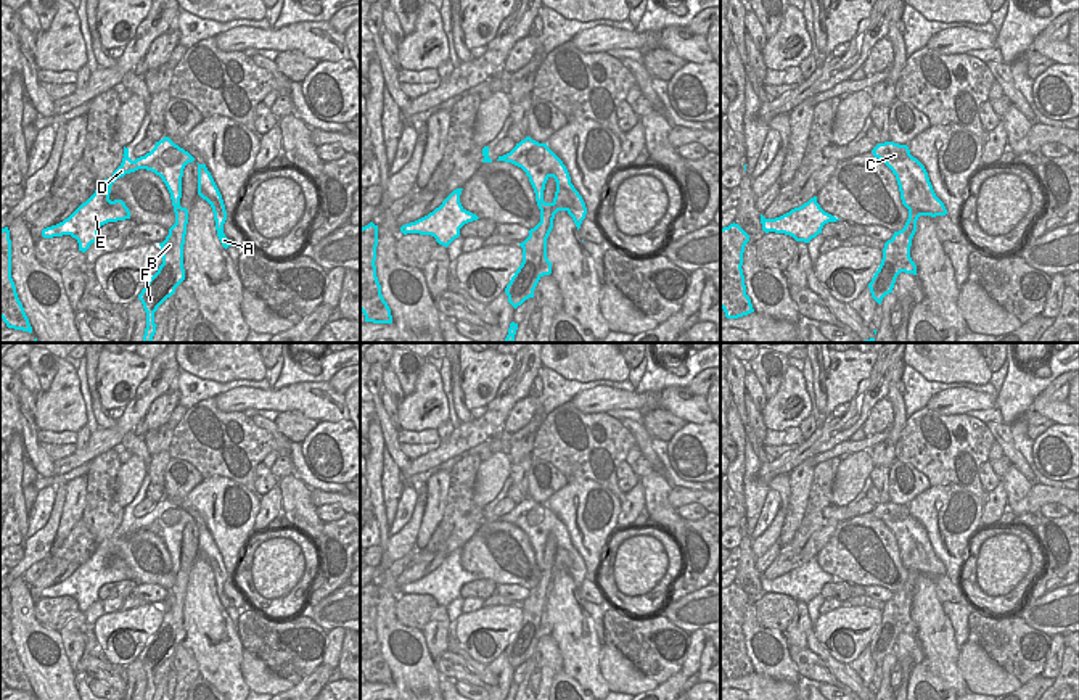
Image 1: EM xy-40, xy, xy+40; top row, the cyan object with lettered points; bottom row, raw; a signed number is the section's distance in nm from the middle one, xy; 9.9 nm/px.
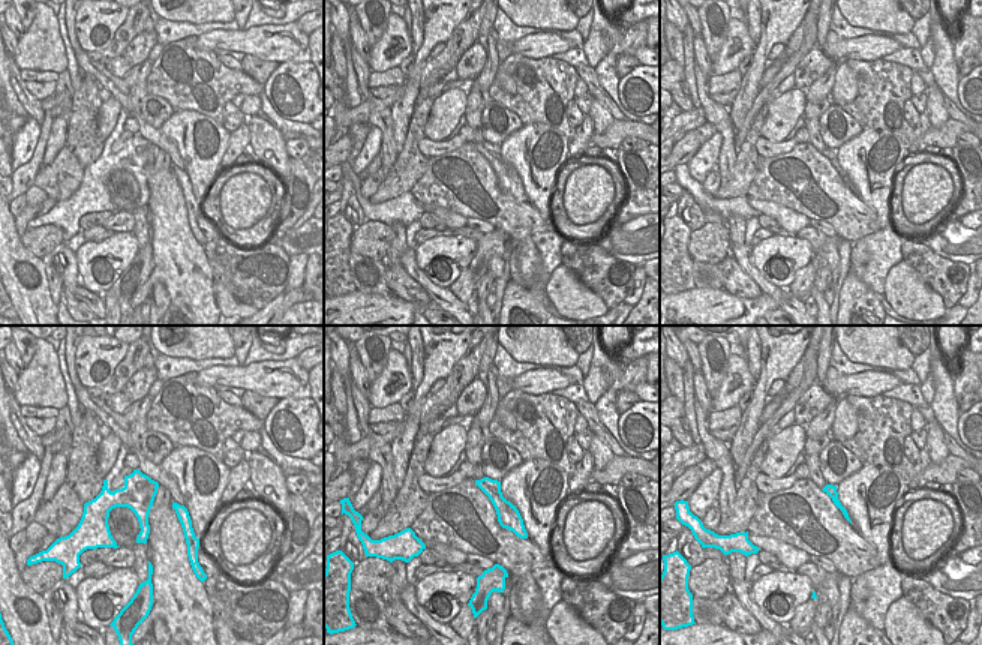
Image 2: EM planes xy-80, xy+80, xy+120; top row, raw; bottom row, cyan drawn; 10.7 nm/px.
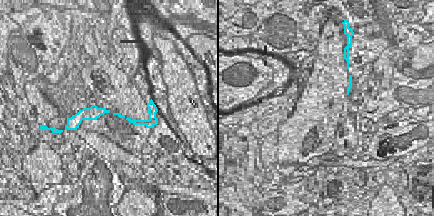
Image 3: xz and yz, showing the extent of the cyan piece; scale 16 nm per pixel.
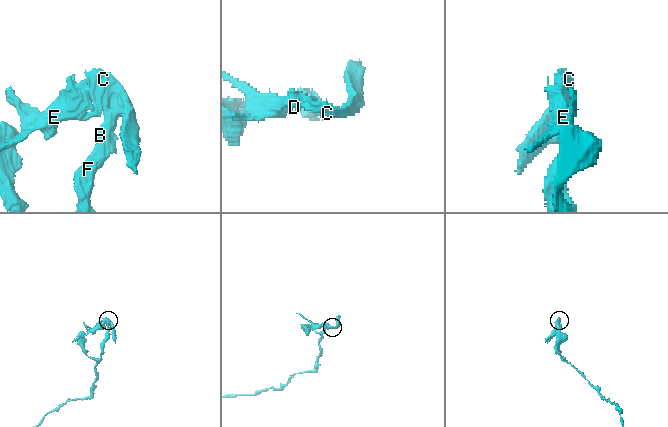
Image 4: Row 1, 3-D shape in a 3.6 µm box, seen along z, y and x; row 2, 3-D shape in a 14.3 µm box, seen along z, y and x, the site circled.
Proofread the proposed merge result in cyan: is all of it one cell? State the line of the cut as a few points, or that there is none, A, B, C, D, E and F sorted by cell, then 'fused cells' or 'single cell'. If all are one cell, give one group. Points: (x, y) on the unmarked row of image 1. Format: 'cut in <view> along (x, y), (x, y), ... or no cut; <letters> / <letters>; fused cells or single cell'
cut in xy along (557, 567), (541, 572); A C D E / B F; fused cells

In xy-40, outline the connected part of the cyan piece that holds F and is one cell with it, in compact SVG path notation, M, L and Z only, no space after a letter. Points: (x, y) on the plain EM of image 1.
M182 568L175 574L175 584L169 589L169 595L159 603L162 611L162 624L148 640L138 660L146 673L146 689L143 700L153 700L156 694L154 673L175 653L175 649L185 640L183 605L188 584L188 570Z

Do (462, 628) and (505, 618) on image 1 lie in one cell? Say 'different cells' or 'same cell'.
same cell

